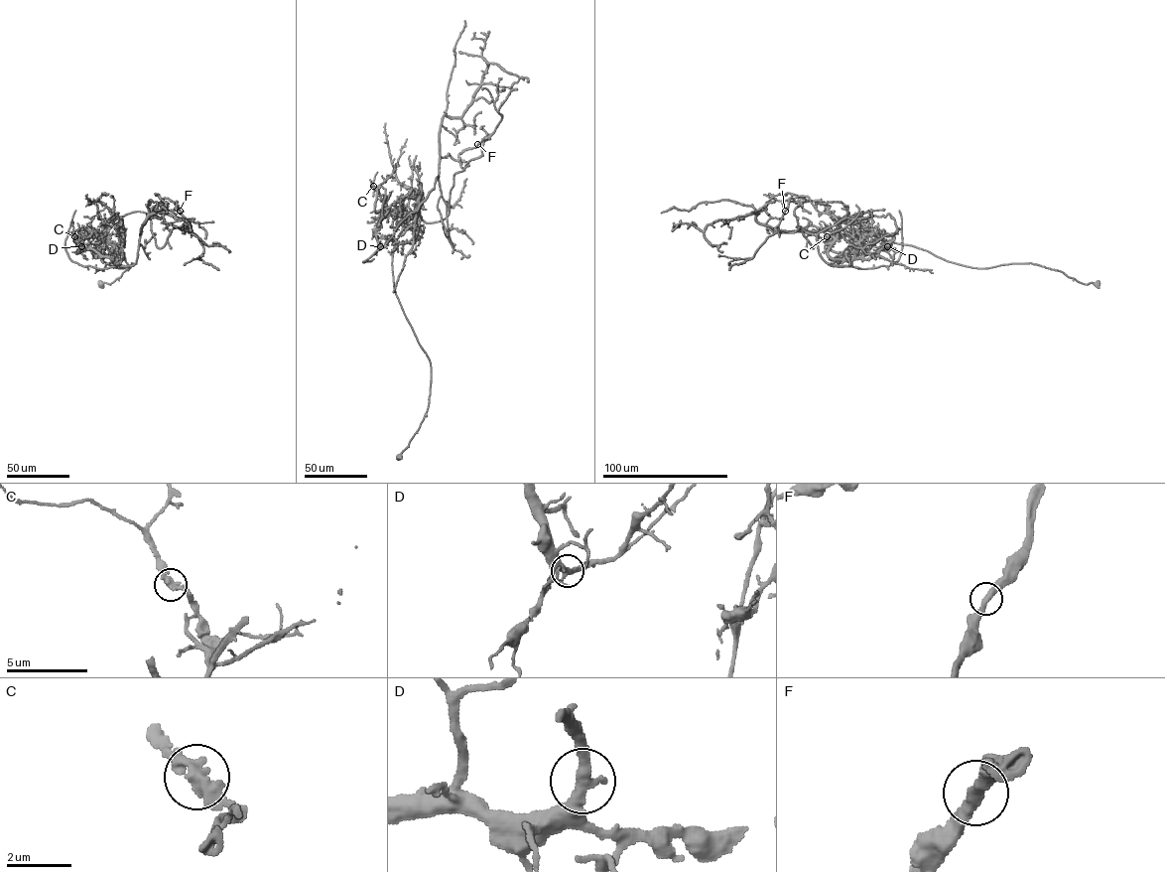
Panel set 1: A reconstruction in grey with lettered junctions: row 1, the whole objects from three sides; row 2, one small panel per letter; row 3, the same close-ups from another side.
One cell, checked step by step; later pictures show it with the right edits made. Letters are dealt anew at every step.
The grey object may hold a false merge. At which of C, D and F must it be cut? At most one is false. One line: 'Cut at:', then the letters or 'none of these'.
Cut at: F

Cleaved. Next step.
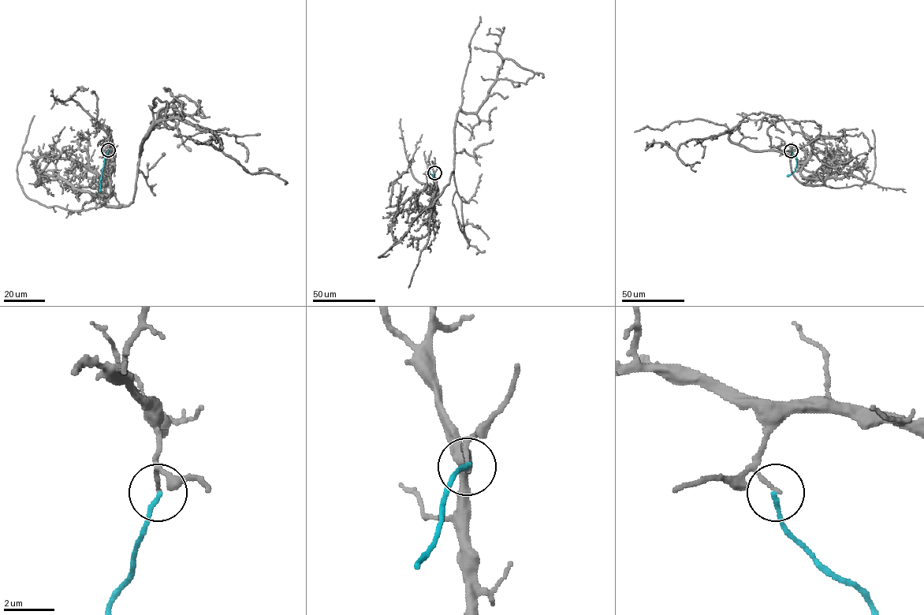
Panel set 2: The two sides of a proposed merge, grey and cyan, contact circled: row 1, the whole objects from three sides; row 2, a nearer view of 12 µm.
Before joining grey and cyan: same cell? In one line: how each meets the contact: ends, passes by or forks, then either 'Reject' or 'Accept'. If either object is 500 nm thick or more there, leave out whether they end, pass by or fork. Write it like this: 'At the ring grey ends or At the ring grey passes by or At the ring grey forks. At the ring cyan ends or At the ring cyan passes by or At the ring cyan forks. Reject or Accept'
At the ring grey ends. At the ring cyan ends. Reject

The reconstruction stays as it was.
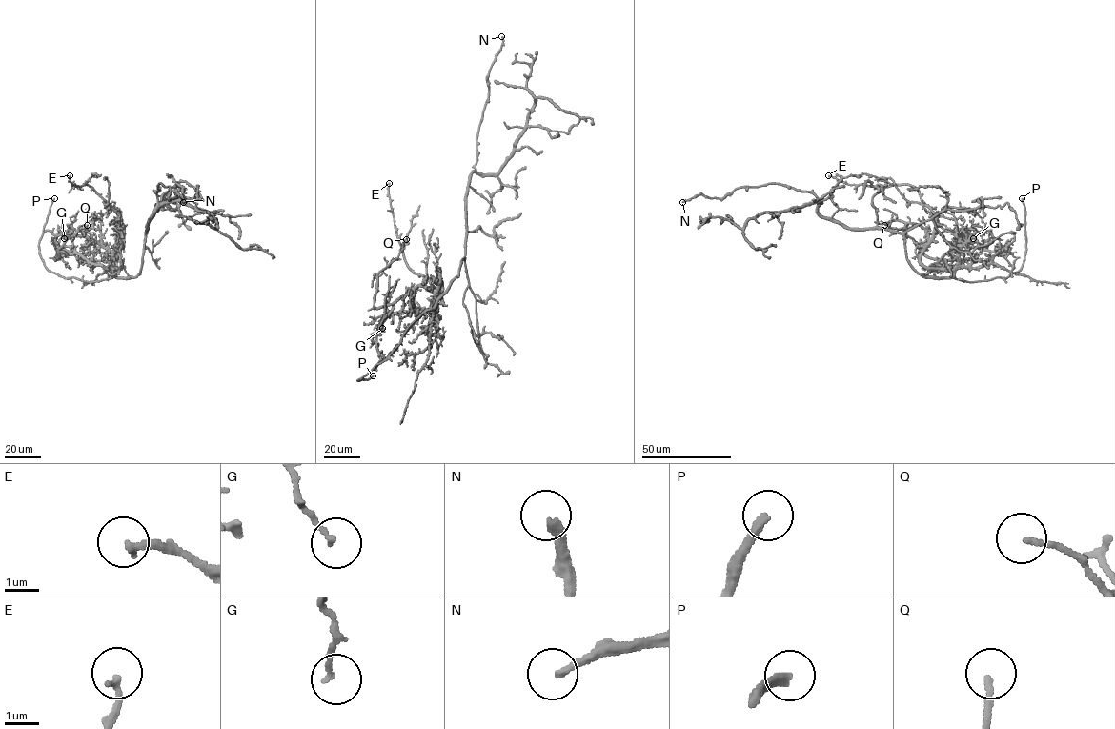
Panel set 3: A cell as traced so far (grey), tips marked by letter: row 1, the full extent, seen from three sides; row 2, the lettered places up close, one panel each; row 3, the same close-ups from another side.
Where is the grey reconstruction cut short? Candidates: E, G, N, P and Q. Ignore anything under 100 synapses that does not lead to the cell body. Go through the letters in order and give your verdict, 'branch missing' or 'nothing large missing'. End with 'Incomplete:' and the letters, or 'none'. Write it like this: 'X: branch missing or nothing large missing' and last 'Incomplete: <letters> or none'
E: nothing large missing
G: nothing large missing
N: nothing large missing
P: branch missing
Q: nothing large missing
Incomplete: P

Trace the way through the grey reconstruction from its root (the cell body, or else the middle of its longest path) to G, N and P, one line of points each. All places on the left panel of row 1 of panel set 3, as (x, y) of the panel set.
G: (144, 245), (140, 273), (134, 277), (118, 277), (114, 258), (108, 250), (83, 236), (63, 232), (64, 238)
N: (144, 245), (147, 224), (157, 202), (158, 185), (170, 187), (169, 198), (179, 194), (183, 202)
P: (144, 245), (142, 266), (134, 277), (85, 281), (50, 272), (41, 257), (39, 241), (54, 198)

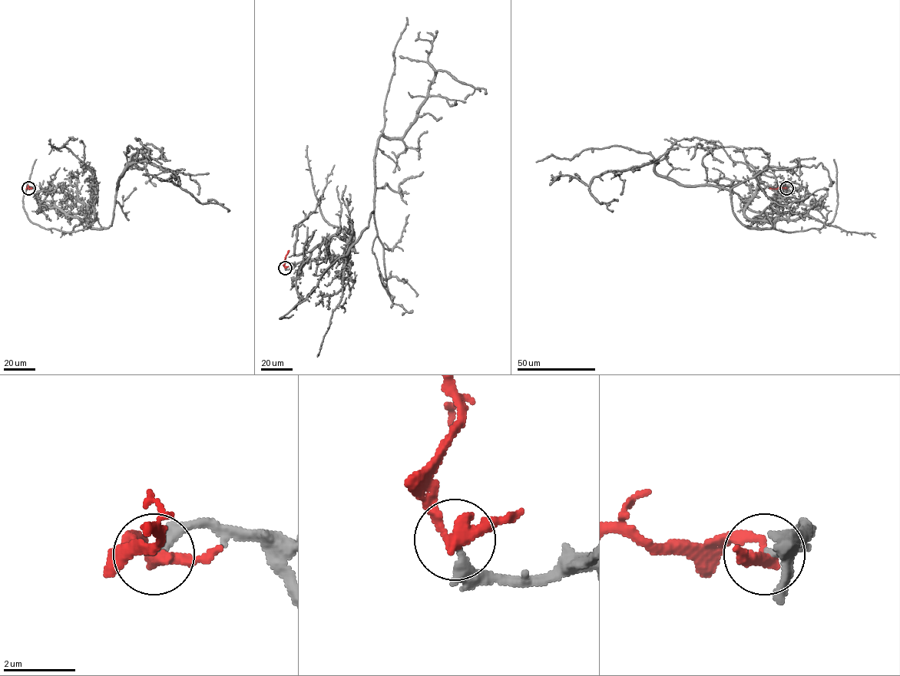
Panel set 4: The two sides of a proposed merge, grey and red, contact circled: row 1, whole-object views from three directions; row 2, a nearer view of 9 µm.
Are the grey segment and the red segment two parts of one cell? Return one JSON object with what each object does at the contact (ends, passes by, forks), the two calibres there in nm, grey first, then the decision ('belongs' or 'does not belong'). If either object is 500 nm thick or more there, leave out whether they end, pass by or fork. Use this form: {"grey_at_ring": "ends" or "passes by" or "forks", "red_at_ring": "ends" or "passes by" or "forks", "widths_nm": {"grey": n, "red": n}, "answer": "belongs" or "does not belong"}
{"grey_at_ring": "ends", "red_at_ring": "passes by", "widths_nm": {"grey": 200, "red": 340}, "answer": "does not belong"}

